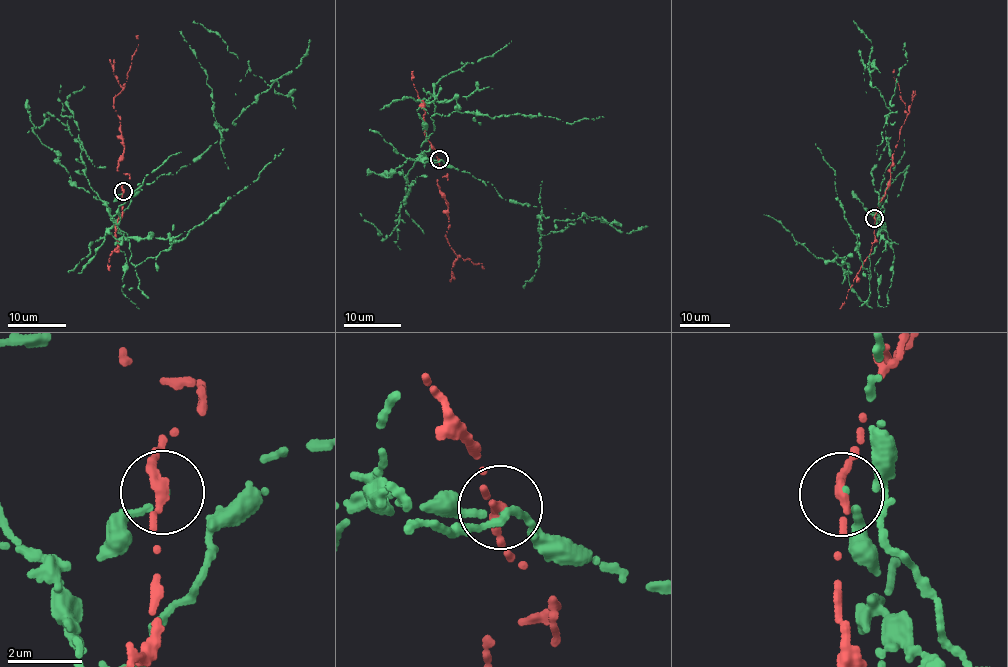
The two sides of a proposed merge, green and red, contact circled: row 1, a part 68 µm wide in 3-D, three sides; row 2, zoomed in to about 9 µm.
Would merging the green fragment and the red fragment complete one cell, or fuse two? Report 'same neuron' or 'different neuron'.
different neuron

